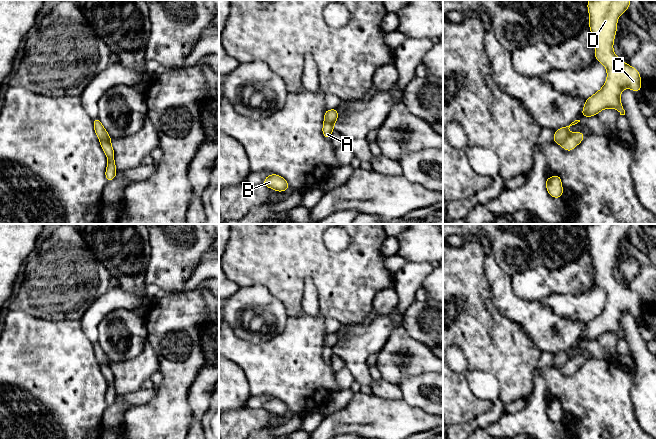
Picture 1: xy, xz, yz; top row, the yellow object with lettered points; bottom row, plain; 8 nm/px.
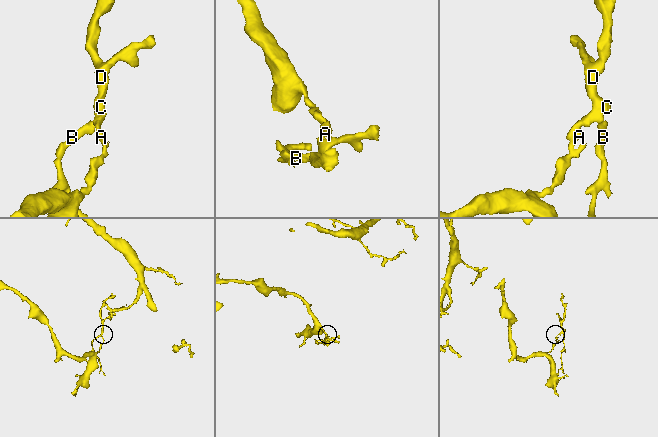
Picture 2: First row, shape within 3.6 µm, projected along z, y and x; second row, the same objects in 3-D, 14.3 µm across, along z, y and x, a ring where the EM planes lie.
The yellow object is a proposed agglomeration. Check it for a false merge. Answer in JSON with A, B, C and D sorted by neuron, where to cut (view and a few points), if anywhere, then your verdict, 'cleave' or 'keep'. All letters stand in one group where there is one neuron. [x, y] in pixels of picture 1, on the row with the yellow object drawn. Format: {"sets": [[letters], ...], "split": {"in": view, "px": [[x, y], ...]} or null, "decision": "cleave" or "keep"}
{"sets": [["A"], ["B", "C", "D"]], "split": {"in": "xy", "px": [[100, 139], [110, 142]]}, "decision": "cleave"}

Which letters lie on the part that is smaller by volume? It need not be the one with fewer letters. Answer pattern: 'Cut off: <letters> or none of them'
Cut off: B, C, D

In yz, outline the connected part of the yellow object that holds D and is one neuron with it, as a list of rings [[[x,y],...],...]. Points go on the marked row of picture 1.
[[[589,0],[589,28],[595,45],[595,58],[607,70],[607,80],[603,87],[586,99],[582,117],[597,115],[607,108],[617,109],[625,115],[620,96],[625,88],[640,92],[641,77],[638,70],[625,64],[613,51],[619,16],[627,11],[630,0]]]

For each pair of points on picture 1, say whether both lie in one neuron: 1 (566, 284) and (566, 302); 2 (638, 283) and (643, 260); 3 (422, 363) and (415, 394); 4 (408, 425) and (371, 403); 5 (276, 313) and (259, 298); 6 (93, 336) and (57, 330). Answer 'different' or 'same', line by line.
1: different
2: same
3: different
4: same
5: same
6: different

